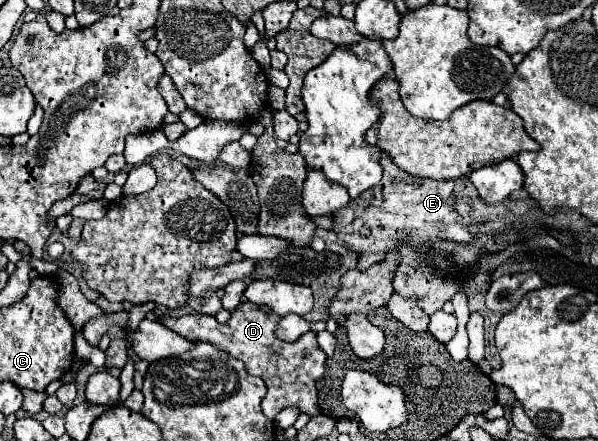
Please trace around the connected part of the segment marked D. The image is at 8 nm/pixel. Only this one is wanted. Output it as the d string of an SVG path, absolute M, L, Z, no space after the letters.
M248 301L240 303L234 309L230 321L226 321L226 323L218 323L214 317L198 315L198 313L182 315L182 317L164 315L160 319L160 323L164 327L176 331L178 335L182 335L186 339L192 339L192 341L212 343L216 349L244 361L246 371L250 375L262 377L266 387L268 387L266 399L262 401L262 411L268 419L274 419L286 407L296 407L300 413L306 413L308 417L318 417L320 407L318 407L318 387L316 387L316 383L326 373L326 359L328 357L320 349L314 331L304 333L294 343L280 341L274 335L278 321L280 321L280 317L276 313L260 311L260 307L256 307Z

